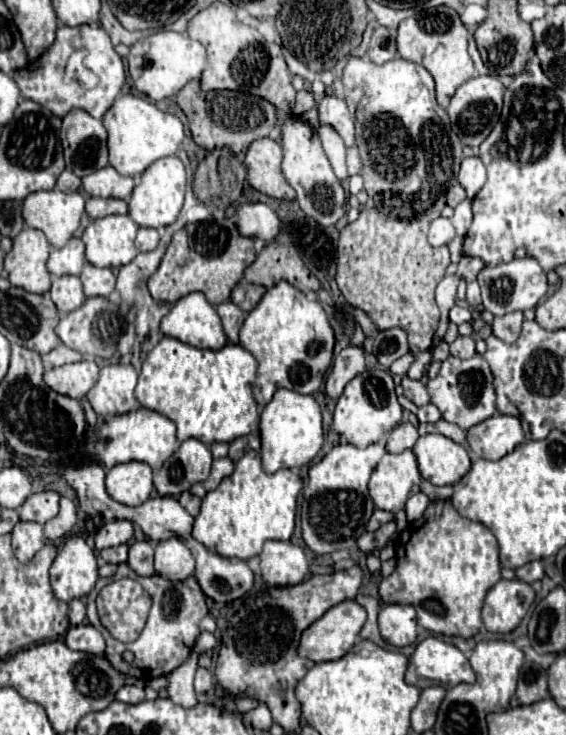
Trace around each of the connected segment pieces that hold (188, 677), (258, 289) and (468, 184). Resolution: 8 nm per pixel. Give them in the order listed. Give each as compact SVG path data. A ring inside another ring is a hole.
M190 654L190 658L182 666L178 666L176 670L172 670L166 676L168 678L168 696L174 704L180 704L184 708L192 708L198 704L194 686L192 686L196 668L198 668L198 654Z
M240 280L238 286L232 290L232 302L242 308L244 312L250 312L262 298L262 294L266 292L264 286L256 286L256 284L250 284L246 280Z
M472 156L472 158L464 158L462 166L460 166L460 174L458 174L458 182L462 184L462 188L466 190L468 198L474 198L478 194L478 190L484 186L486 182L486 168L482 166L482 160Z

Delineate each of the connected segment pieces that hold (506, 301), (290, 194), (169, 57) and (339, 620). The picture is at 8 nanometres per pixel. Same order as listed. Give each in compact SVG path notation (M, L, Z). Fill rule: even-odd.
M532 256L522 258L522 260L502 262L498 266L480 270L478 272L478 284L482 288L482 304L494 316L504 316L504 314L514 312L514 310L534 308L540 302L540 298L544 298L548 292L546 272L540 268L538 260Z
M272 138L254 140L246 152L244 164L248 168L248 184L272 198L292 200L296 194L280 172L282 148Z
M164 30L158 34L146 36L136 44L132 44L128 52L128 72L132 76L136 90L146 94L154 102L176 96L186 82L200 78L204 66L206 66L204 46L198 40L192 40L184 32L180 34L180 32Z
M354 600L340 602L338 606L330 608L322 618L318 618L314 624L310 624L302 632L302 638L298 644L298 654L312 662L326 662L326 660L342 658L346 654L346 650L350 650L350 646L354 646L364 620L366 620L366 610L362 606L358 606Z

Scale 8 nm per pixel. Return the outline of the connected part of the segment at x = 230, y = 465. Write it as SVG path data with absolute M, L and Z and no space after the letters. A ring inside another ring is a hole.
M226 456L226 458L218 458L218 460L214 460L214 462L212 462L210 478L202 484L202 486L204 486L204 490L206 490L206 492L214 490L214 488L222 482L222 478L230 476L232 472L234 472L234 462L232 462L228 456Z

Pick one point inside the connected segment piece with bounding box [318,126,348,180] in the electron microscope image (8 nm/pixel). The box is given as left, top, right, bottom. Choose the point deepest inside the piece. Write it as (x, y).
(335, 150)

